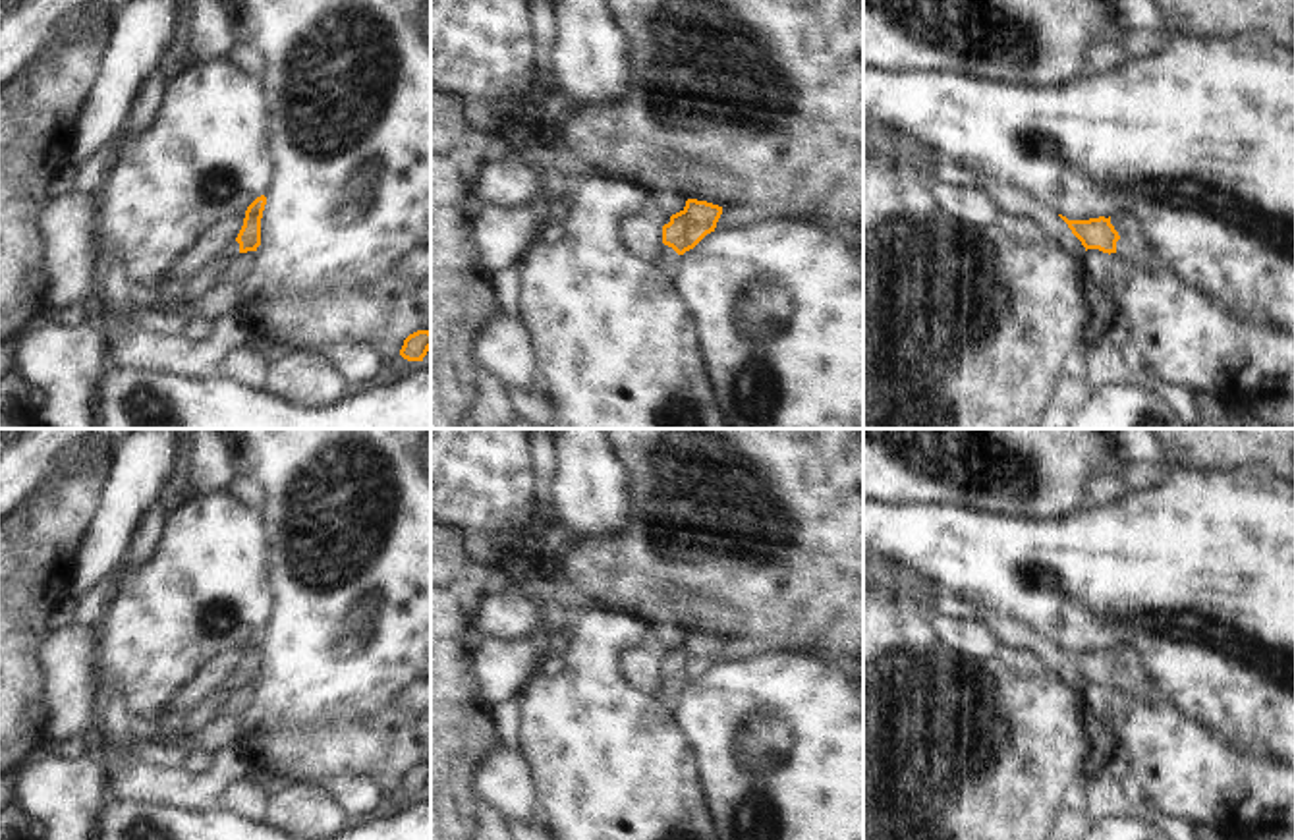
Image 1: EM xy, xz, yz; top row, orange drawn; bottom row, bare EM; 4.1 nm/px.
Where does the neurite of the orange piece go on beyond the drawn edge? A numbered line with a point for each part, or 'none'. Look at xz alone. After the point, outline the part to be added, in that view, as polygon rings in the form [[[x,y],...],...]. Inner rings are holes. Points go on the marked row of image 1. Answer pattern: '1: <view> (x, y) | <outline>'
1: xz (669, 257) | [[[662,245],[661,261],[655,266],[664,274],[674,276],[678,272],[678,261],[680,255],[672,247]]]

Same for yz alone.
1: yz (1130, 250) | [[[1120,238],[1116,241],[1116,253],[1126,263],[1139,263],[1143,259],[1143,241],[1141,241],[1141,238]]]

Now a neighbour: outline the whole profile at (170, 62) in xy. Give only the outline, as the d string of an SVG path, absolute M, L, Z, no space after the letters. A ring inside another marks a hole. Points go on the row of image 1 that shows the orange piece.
M166 48L158 60L156 71L168 81L183 70L183 56L178 48Z

